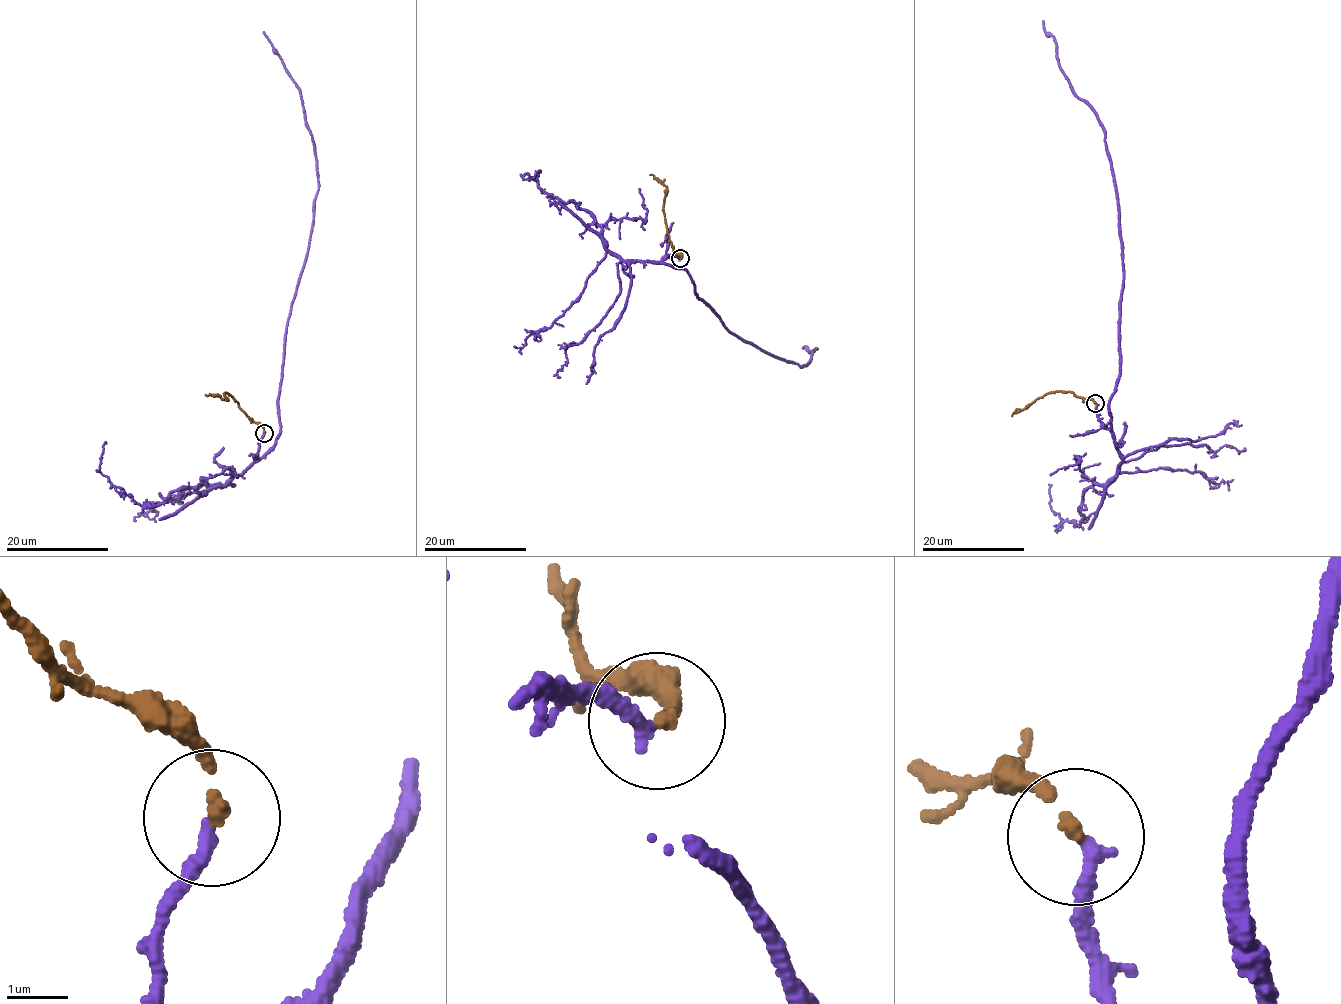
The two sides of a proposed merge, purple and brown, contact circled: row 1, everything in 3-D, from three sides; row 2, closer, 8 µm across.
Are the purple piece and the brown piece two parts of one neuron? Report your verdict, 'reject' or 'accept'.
accept

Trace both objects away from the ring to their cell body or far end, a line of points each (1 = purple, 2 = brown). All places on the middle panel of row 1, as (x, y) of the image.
1: (680, 258), (672, 254), (662, 261), (683, 268), (729, 331), (801, 368), (817, 349), (802, 347)
2: (680, 257), (675, 253), (666, 229), (663, 206), (667, 187), (650, 174)

